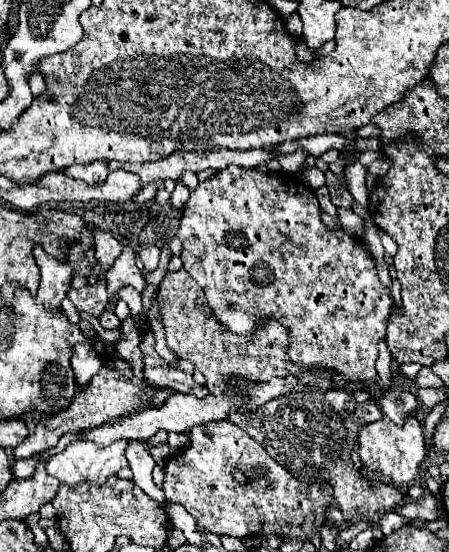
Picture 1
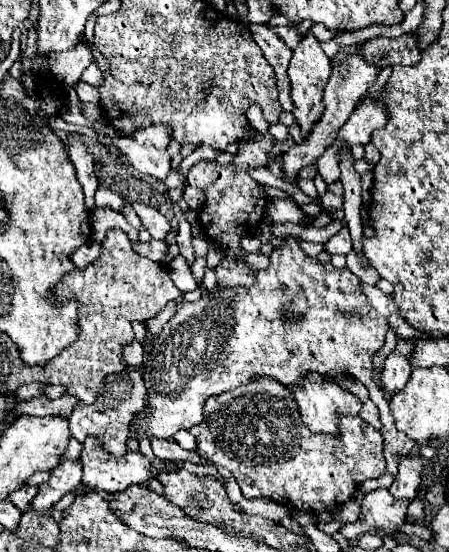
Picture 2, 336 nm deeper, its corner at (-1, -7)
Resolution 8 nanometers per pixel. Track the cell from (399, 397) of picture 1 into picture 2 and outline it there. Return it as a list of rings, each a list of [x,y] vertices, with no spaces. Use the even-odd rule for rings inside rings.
[[[398,337],[398,343],[396,343],[394,351],[386,357],[384,371],[382,371],[382,383],[388,393],[394,395],[400,389],[404,389],[404,385],[412,373],[412,365],[408,363],[412,353],[414,353],[414,343],[410,339]]]

